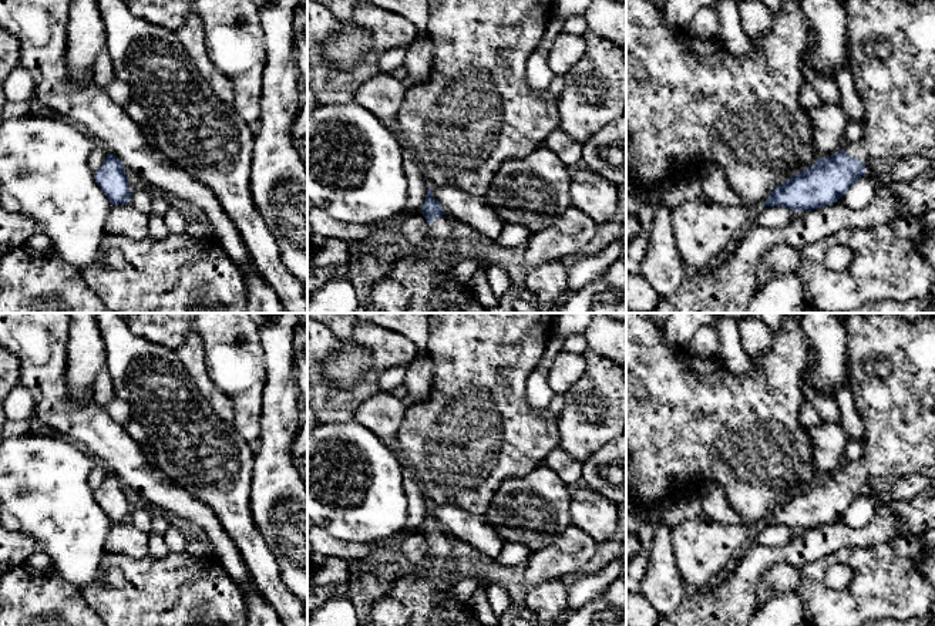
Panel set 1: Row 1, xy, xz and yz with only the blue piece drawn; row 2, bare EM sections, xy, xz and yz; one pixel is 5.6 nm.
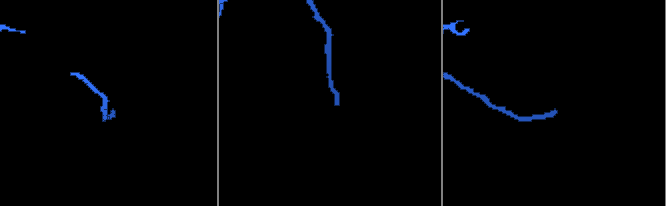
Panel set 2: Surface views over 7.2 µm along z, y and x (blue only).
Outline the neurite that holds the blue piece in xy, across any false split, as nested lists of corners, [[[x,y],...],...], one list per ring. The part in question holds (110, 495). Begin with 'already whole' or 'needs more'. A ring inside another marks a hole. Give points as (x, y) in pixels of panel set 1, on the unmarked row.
already whole | [[[107,472],[102,484],[94,491],[94,498],[112,524],[127,522],[131,516],[124,484],[112,474]]]

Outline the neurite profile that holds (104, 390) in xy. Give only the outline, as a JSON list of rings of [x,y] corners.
[[[105,367],[95,380],[94,400],[95,403],[101,404],[105,408],[110,400],[114,397],[115,397],[114,386],[108,374],[108,367]]]

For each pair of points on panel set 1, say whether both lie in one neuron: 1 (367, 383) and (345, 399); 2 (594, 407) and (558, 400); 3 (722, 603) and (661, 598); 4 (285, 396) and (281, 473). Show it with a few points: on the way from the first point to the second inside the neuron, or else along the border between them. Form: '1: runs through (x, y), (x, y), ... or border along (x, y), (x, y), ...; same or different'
1: runs through (362, 389), (350, 399); same
2: border along (564, 394), (564, 409), (557, 418); different
3: border along (688, 591), (683, 601), (673, 611); different
4: runs through (281, 414), (281, 454); same

